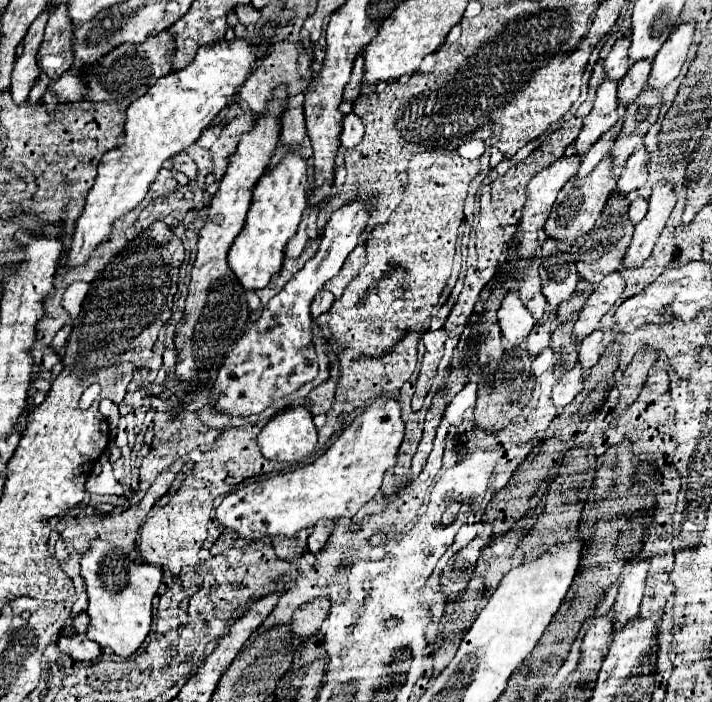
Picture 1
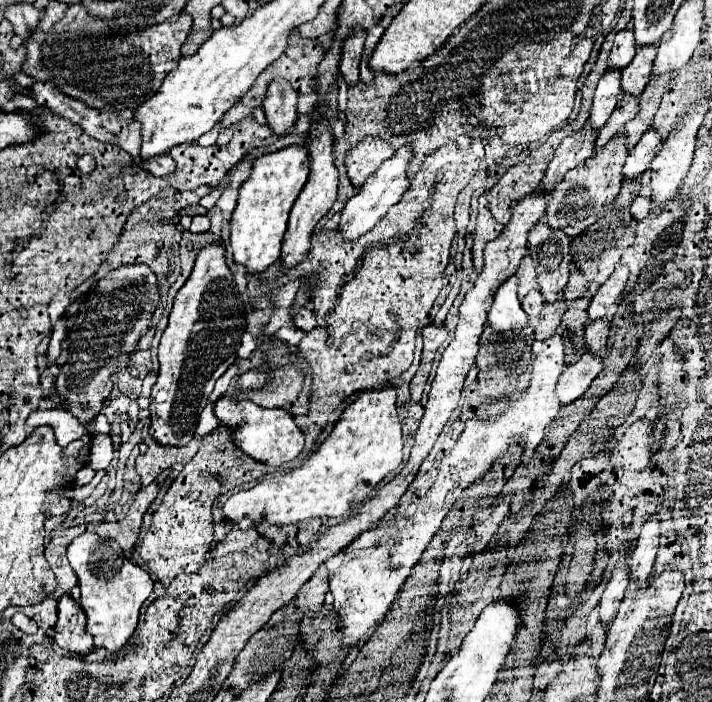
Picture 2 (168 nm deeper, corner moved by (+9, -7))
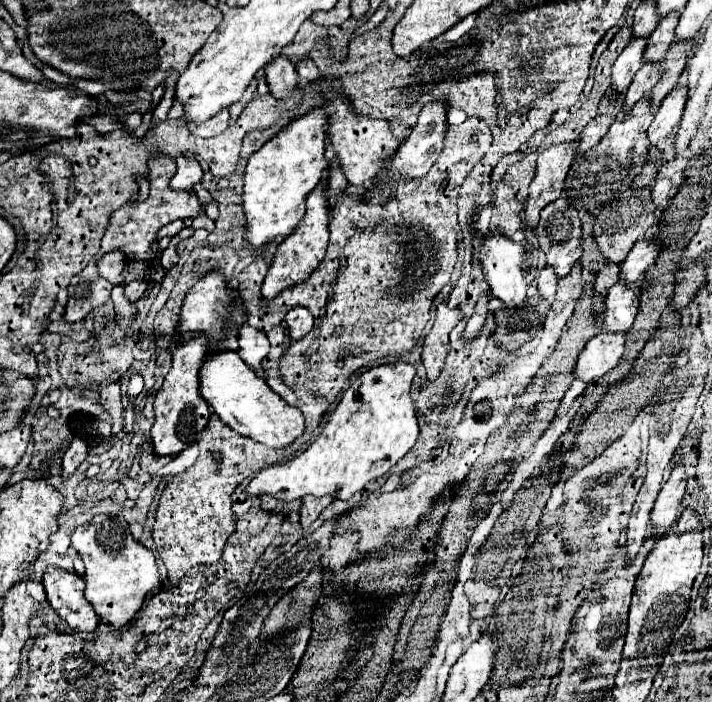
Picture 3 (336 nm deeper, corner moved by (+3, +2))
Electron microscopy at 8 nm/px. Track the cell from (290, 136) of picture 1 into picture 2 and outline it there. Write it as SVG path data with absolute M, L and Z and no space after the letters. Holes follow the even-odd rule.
M274 79L268 87L268 95L262 103L264 107L264 113L266 113L266 119L268 119L268 125L274 133L286 133L296 117L298 117L298 111L296 111L296 97L298 93L292 91L292 85L286 81L286 79Z

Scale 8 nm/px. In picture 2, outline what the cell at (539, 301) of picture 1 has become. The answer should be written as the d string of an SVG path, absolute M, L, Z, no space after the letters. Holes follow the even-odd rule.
M536 287L536 289L532 289L532 291L526 295L526 299L522 301L522 305L524 305L524 309L526 309L526 307L530 307L530 309L532 309L532 313L540 315L540 307L544 305L544 297L542 297L542 293L538 291L538 287Z

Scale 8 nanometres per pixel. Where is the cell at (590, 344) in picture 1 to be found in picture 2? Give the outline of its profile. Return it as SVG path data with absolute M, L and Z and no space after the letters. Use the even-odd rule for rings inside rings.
M594 319L586 325L584 341L588 345L588 351L600 355L606 347L608 341L608 331L610 331L610 321L608 319Z

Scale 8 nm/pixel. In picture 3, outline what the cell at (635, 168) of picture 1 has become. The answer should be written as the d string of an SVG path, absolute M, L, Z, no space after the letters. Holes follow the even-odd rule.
M676 86L664 100L662 106L658 108L646 136L650 146L654 146L656 142L660 142L662 138L674 134L674 130L678 130L678 122L682 118L682 110L684 110L684 102L688 96L688 88L686 86Z

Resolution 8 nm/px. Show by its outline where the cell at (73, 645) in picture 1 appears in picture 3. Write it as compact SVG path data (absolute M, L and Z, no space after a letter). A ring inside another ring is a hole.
M48 568L42 578L46 596L56 614L76 632L92 634L98 628L98 616L84 598L84 580L66 570Z

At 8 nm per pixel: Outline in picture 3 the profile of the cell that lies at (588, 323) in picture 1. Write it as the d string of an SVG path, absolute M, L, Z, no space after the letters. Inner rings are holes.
M638 240L636 246L628 252L626 260L620 264L618 282L624 282L624 284L636 282L648 270L648 266L656 260L658 252L660 252L660 248L654 242Z

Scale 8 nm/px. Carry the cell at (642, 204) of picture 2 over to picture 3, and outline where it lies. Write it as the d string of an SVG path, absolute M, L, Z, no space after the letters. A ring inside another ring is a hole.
M664 178L664 180L656 180L656 184L652 186L652 202L656 204L656 206L660 206L666 198L668 198L668 194L670 194L670 180L668 178Z

